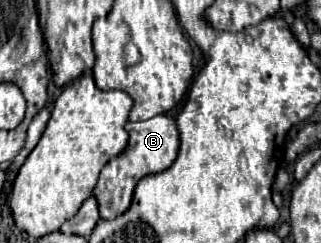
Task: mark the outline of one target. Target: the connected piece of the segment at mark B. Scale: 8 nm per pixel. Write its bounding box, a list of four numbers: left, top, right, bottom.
[93,115,179,221]

